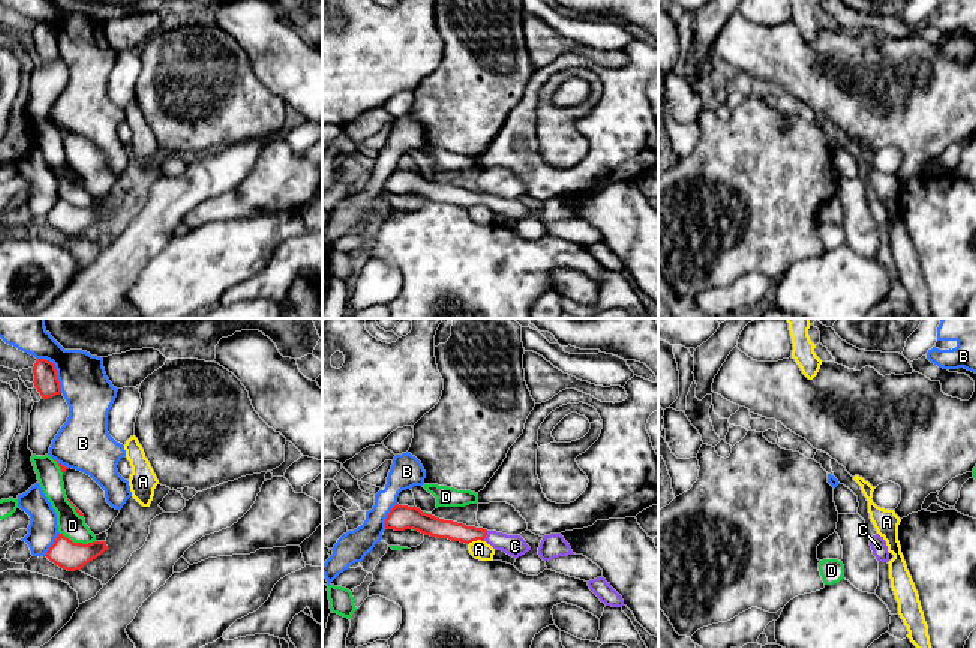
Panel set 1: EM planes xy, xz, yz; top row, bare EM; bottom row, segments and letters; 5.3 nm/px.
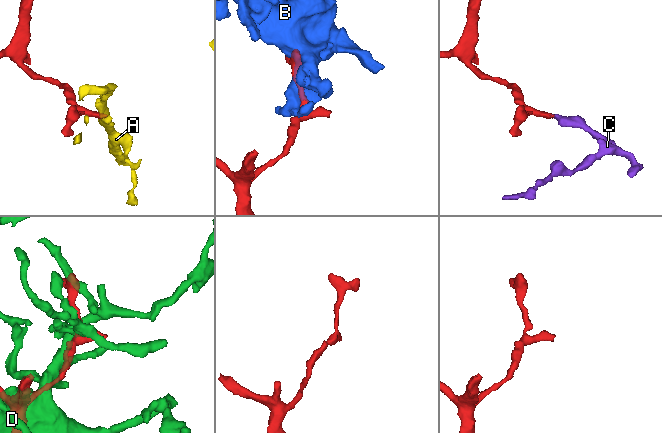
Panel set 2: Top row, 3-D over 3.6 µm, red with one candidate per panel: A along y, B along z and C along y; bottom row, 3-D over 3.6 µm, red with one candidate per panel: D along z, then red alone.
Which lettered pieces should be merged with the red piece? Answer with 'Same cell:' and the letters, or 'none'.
Same cell: C

